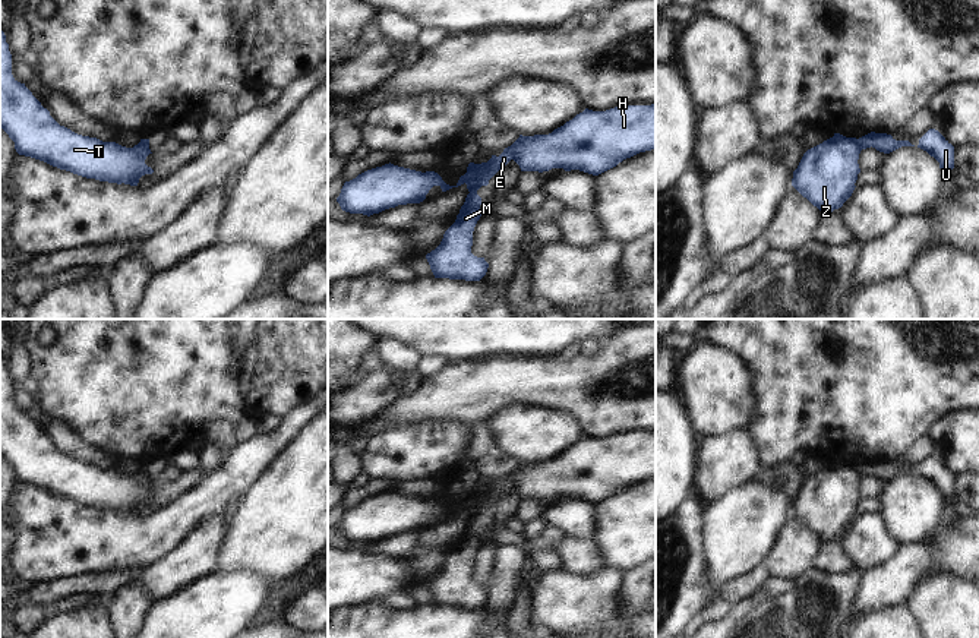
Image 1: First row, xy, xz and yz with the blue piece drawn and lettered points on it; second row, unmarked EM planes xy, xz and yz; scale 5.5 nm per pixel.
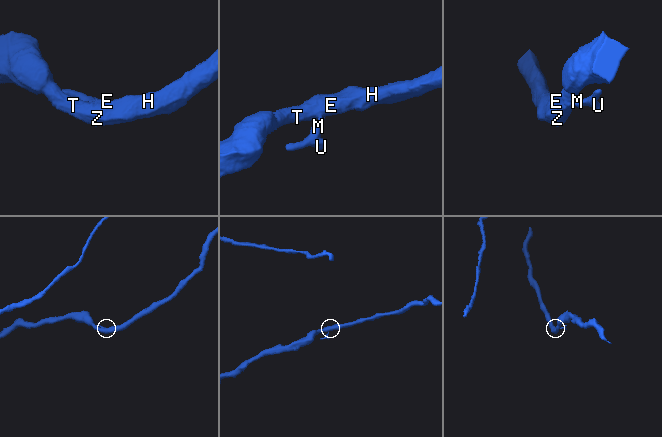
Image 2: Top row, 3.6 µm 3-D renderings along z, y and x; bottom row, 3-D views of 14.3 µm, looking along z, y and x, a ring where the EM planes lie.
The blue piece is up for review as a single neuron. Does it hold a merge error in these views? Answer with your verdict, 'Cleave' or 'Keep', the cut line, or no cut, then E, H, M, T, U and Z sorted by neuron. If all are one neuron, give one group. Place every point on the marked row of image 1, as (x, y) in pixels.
Cleave. Split along yz (856, 139), (862, 148). Groups: E H T Z / M U.

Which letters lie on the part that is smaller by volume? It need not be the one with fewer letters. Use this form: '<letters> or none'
M, U

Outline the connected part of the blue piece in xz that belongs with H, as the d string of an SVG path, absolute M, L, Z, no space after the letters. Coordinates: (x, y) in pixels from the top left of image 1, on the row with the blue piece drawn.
M656 102L651 105L619 105L606 111L585 108L549 135L519 135L499 157L492 155L487 162L481 164L470 162L467 173L460 177L455 186L446 184L435 171L421 173L389 162L345 181L337 202L345 212L370 217L398 205L420 203L433 186L439 186L442 192L446 192L465 183L470 193L477 193L511 160L519 165L521 171L543 173L552 168L563 168L565 171L579 170L599 176L623 160L651 149L656 149Z

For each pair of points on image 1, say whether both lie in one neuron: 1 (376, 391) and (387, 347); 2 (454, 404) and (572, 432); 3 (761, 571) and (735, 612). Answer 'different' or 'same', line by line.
1: same
2: different
3: different

